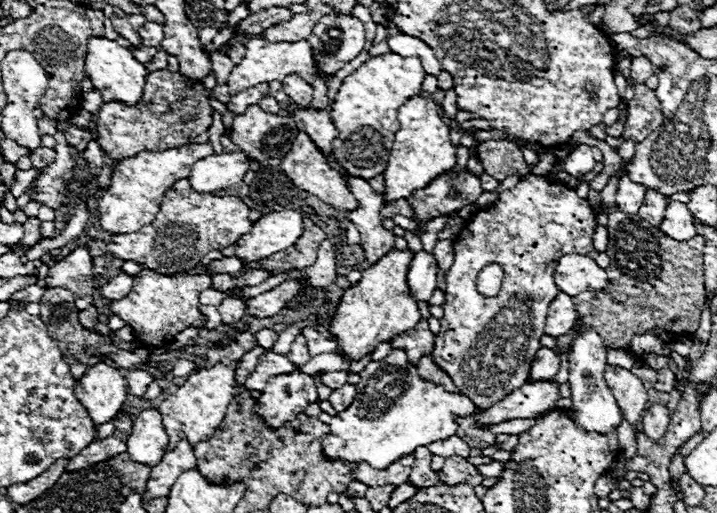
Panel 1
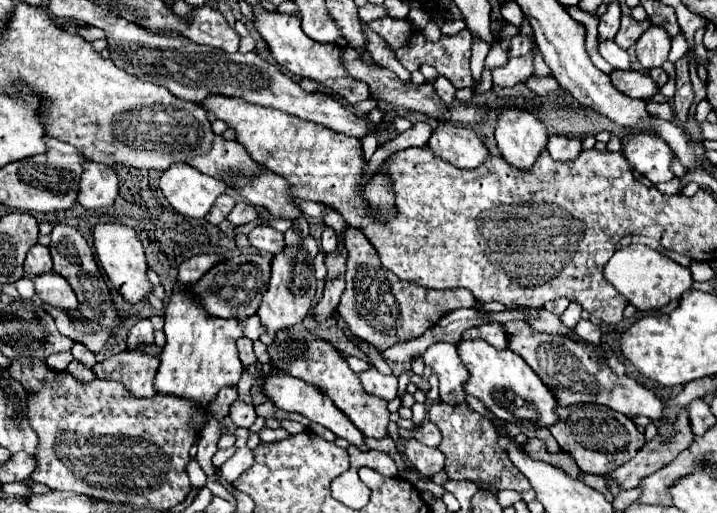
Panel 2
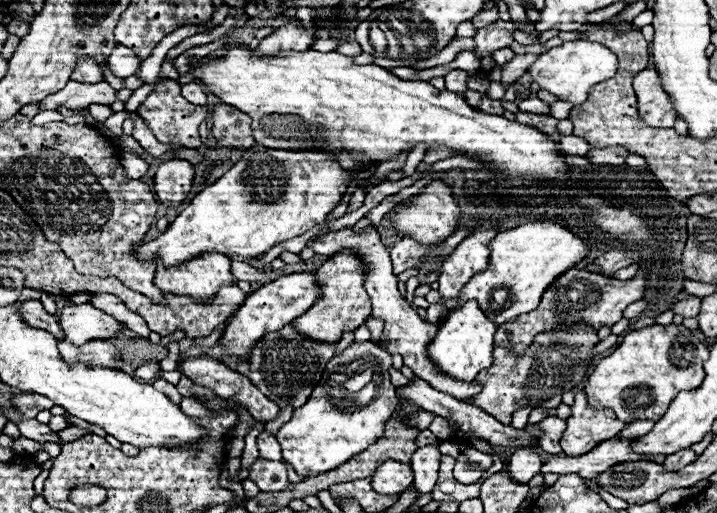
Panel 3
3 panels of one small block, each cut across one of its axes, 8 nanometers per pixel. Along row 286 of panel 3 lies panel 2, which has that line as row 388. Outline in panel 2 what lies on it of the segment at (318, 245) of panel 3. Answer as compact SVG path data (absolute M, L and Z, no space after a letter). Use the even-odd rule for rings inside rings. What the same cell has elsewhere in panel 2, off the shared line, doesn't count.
M370 368L362 374L358 374L366 392L372 394L372 396L378 396L378 398L384 398L384 400L394 400L396 398L396 390L398 390L398 378L394 374L390 376L384 376L380 374L376 368Z

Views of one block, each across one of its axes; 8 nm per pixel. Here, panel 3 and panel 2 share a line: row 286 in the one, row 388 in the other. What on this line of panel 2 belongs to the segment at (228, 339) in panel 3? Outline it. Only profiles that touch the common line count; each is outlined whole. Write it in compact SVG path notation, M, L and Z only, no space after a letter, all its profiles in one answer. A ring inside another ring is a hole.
M272 374L272 376L268 376L268 380L264 380L264 384L260 384L260 390L280 410L298 412L298 414L306 416L308 420L318 422L324 428L332 430L338 438L346 438L350 444L356 444L356 446L362 444L364 436L358 432L358 428L352 428L352 424L346 420L346 416L340 410L336 410L336 406L332 404L332 400L328 400L328 396L324 396L324 392L320 392L318 388L312 388L312 384L308 384L304 380L298 380L294 376L288 376L288 374Z

